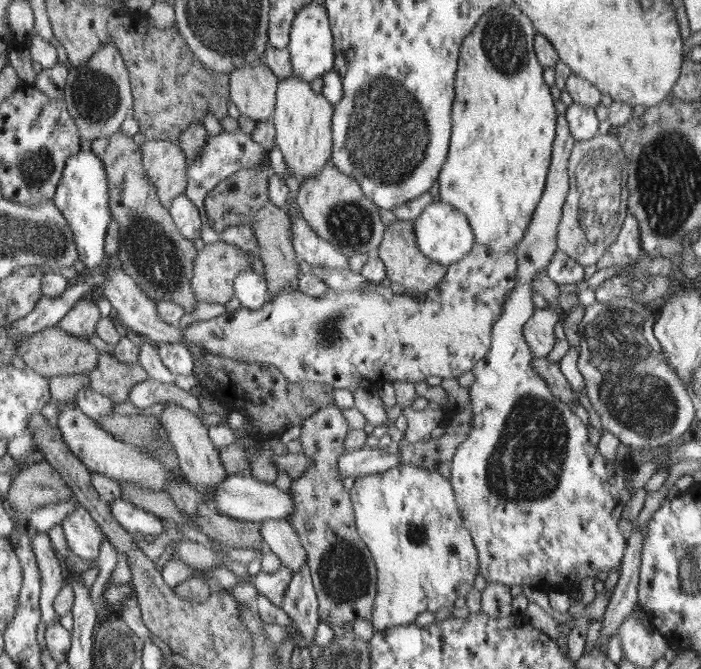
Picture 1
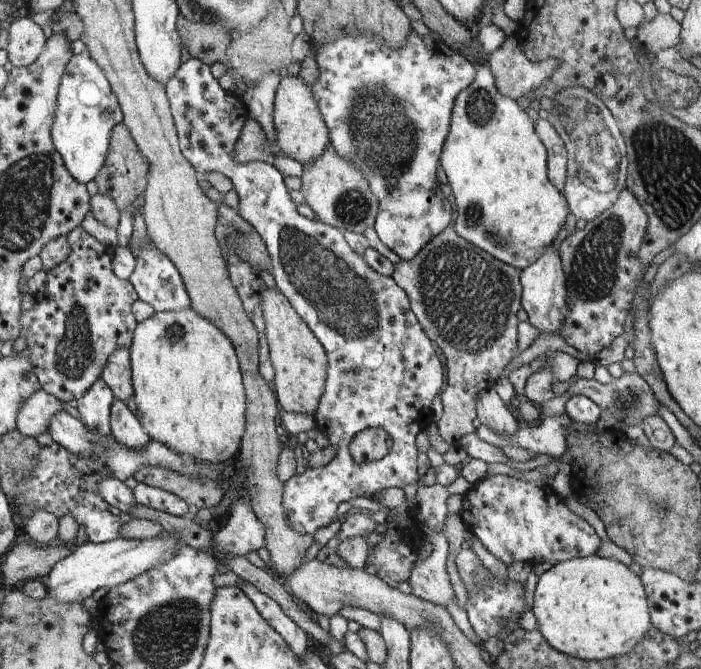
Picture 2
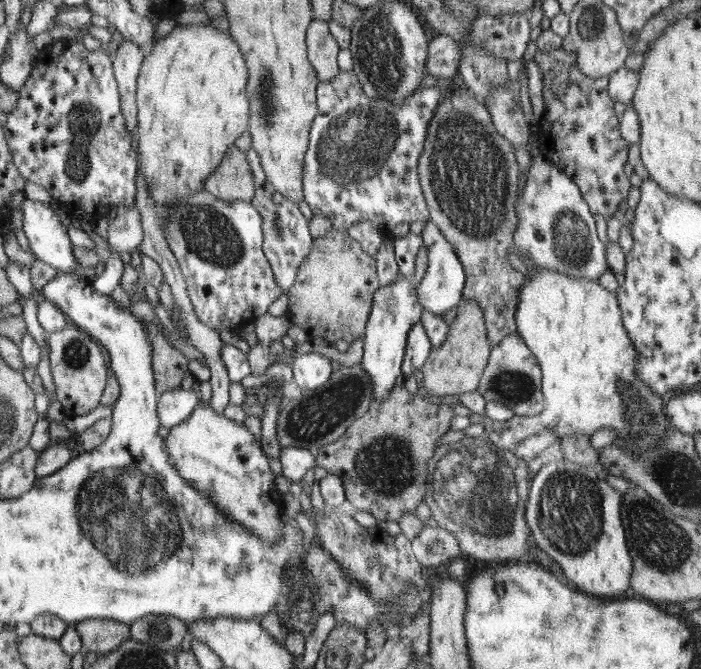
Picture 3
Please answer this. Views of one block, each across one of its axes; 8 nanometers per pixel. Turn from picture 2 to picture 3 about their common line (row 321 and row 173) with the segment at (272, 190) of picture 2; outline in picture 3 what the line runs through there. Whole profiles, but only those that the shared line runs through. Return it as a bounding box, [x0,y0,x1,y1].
[303,70,441,232]

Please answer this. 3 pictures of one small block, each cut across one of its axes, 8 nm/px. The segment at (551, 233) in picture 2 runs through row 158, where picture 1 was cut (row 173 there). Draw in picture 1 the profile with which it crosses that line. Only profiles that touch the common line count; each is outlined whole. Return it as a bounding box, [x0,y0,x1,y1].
[439,3,557,252]

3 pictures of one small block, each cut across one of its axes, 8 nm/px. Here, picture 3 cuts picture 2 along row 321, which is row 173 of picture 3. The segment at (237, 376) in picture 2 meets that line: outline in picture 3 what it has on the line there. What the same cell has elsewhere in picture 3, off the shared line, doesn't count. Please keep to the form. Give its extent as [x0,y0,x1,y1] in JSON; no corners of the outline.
[137,24,250,230]

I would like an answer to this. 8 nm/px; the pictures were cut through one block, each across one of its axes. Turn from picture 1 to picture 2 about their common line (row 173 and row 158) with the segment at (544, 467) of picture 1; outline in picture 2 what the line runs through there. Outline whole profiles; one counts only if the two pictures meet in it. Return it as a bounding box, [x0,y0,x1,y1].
[535,119,568,192]

